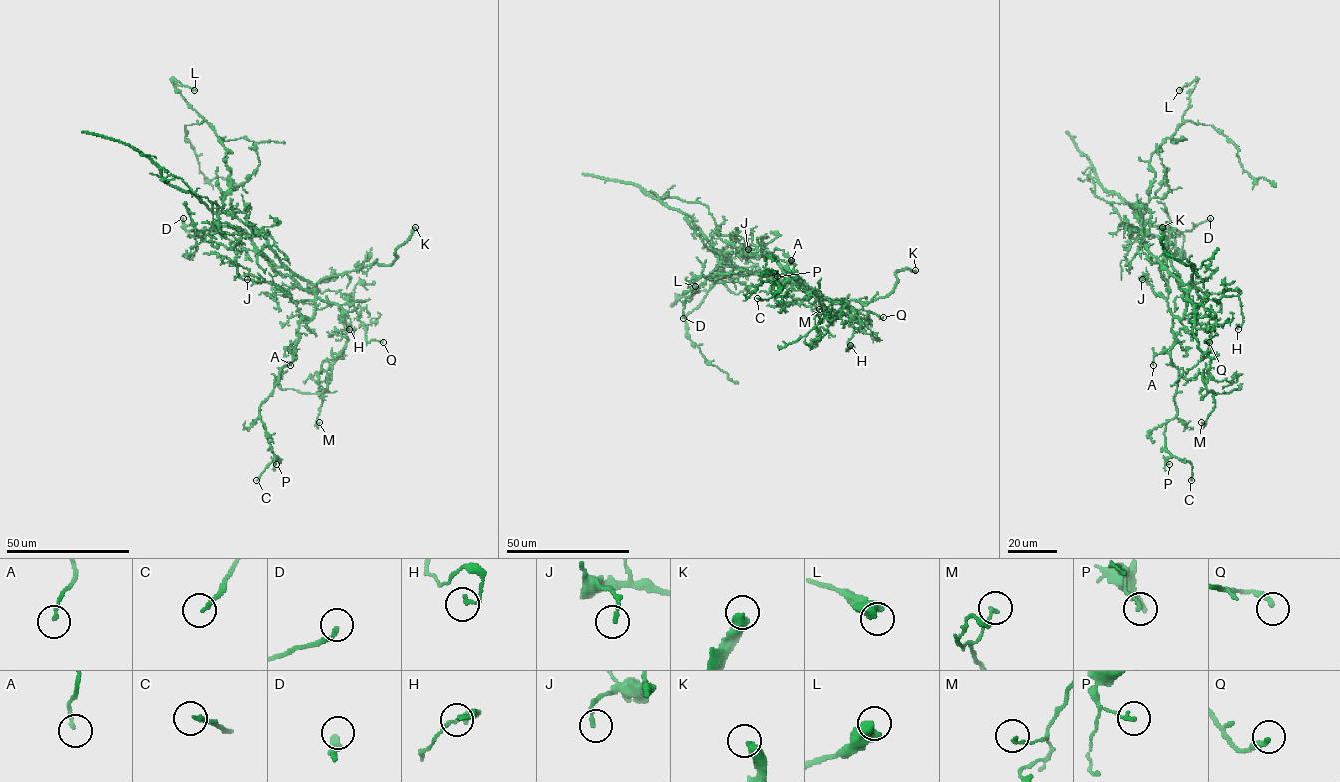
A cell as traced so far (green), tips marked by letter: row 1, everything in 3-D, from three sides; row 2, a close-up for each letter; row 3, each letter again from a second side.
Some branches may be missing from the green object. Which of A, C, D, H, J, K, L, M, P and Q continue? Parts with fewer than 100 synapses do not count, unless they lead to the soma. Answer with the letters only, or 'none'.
K

